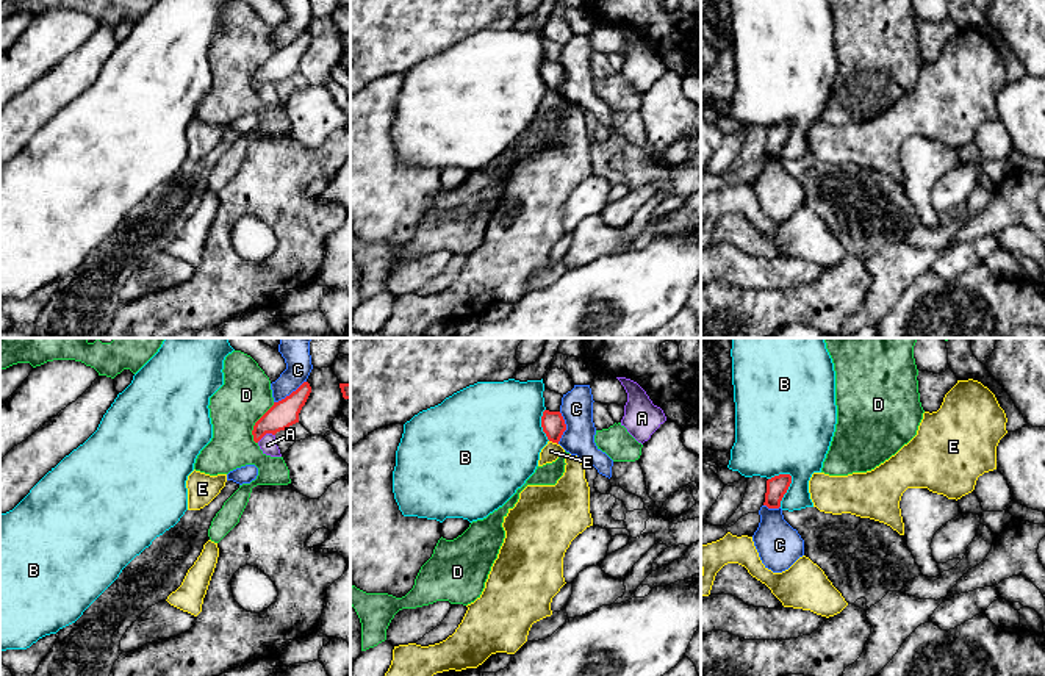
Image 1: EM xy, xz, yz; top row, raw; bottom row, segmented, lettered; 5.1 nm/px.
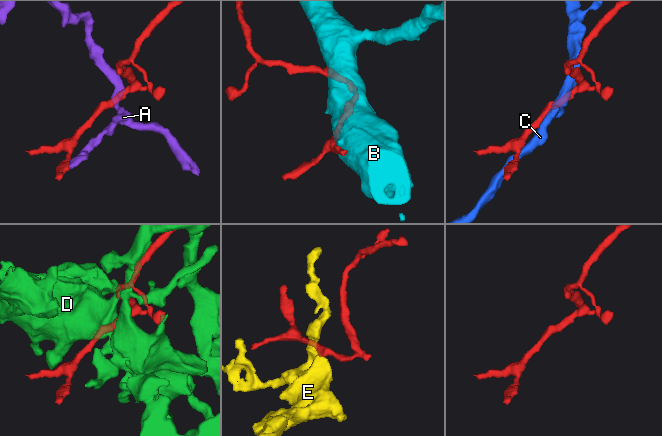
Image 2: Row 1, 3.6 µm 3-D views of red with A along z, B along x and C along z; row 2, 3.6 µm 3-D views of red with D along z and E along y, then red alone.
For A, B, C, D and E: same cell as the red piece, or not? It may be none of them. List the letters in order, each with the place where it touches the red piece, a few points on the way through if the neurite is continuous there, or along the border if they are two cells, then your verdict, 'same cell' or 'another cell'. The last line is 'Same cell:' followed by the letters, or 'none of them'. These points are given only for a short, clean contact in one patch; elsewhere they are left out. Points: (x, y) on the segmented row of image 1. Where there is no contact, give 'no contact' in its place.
A: contact xy (265, 434); another cell
B: contact yz (787, 489); another cell
C: contact xy (291, 393); another cell
D: contact xy (255, 423); another cell
E: contact xz (554, 442); border xz (549, 440), (557, 445); another cell
Same cell: none of them

